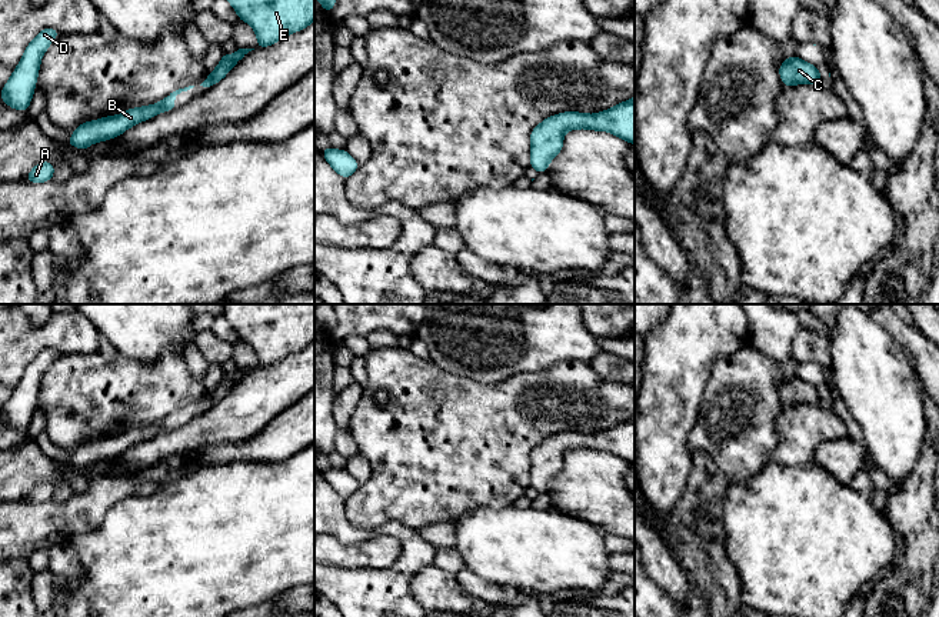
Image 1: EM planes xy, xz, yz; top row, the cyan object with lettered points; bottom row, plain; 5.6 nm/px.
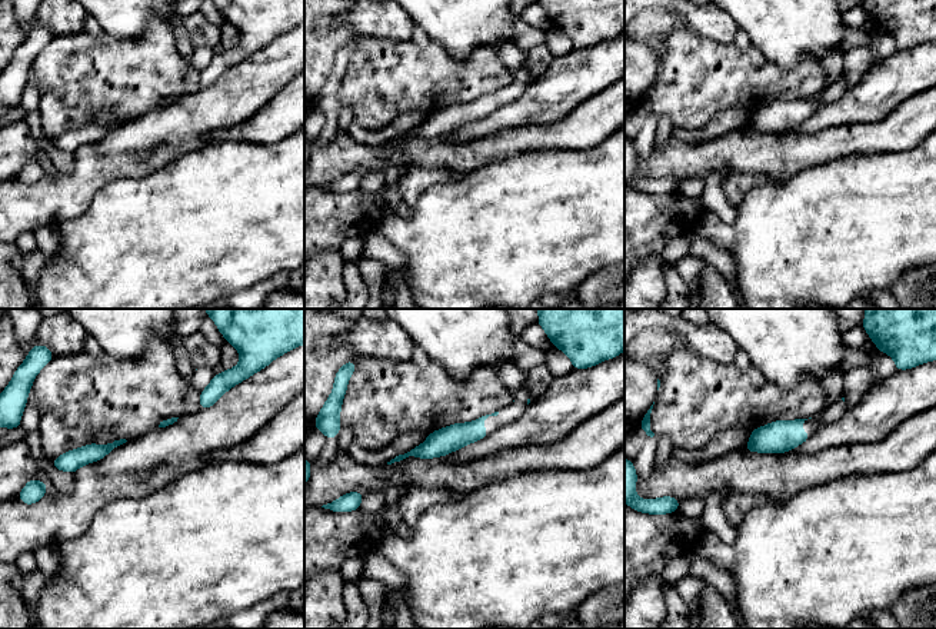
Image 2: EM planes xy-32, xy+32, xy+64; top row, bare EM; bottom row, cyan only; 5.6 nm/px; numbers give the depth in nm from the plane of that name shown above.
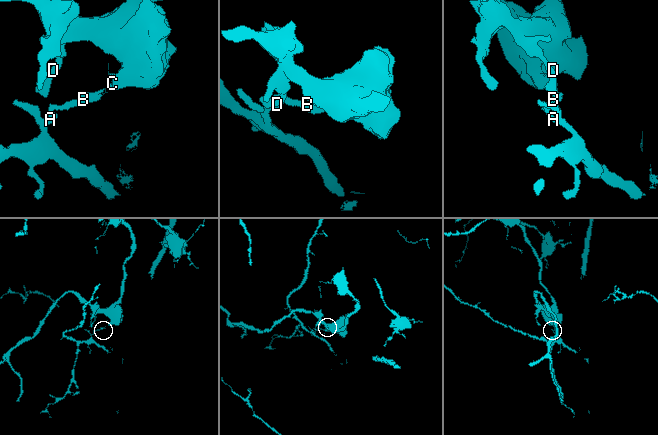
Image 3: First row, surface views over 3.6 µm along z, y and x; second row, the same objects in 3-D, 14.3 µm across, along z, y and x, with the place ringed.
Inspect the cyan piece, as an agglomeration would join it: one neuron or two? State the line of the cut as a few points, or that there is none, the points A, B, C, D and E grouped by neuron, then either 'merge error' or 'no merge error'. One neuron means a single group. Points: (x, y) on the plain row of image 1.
cut yz (819, 394), (816, 403); groups A B / C D E; merge error

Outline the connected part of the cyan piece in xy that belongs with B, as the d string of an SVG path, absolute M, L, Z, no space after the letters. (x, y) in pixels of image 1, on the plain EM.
M193 407L179 408L156 424L129 428L123 434L86 441L73 451L67 464L86 470L93 463L114 458L140 441L149 440L162 431L174 430L174 417Z

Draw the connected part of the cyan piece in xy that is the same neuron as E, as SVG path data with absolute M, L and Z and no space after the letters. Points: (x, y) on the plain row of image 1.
M222 304L223 316L236 330L242 341L249 343L256 356L257 367L267 367L294 351L304 350L314 341L314 304Z

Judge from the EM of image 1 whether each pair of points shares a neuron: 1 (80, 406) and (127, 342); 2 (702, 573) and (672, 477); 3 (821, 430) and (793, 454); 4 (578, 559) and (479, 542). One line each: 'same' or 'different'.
1: different
2: different
3: same
4: same

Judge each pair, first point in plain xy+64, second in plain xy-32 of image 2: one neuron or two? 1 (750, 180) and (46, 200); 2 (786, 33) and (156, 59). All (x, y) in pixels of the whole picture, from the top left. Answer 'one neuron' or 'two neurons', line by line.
1: one neuron
2: two neurons

